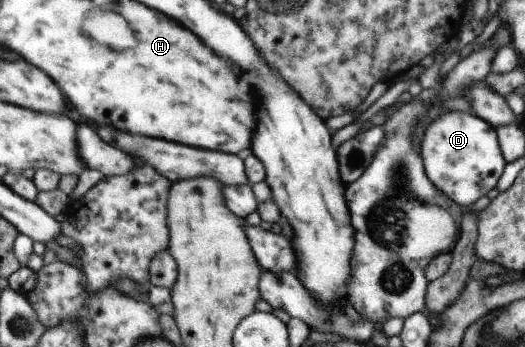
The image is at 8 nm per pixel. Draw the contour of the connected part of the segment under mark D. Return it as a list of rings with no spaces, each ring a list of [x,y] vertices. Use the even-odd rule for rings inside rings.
[[[446,109],[432,119],[422,133],[418,153],[427,178],[461,209],[470,207],[476,199],[486,195],[499,181],[504,169],[504,158],[492,128],[483,118],[468,111]]]

